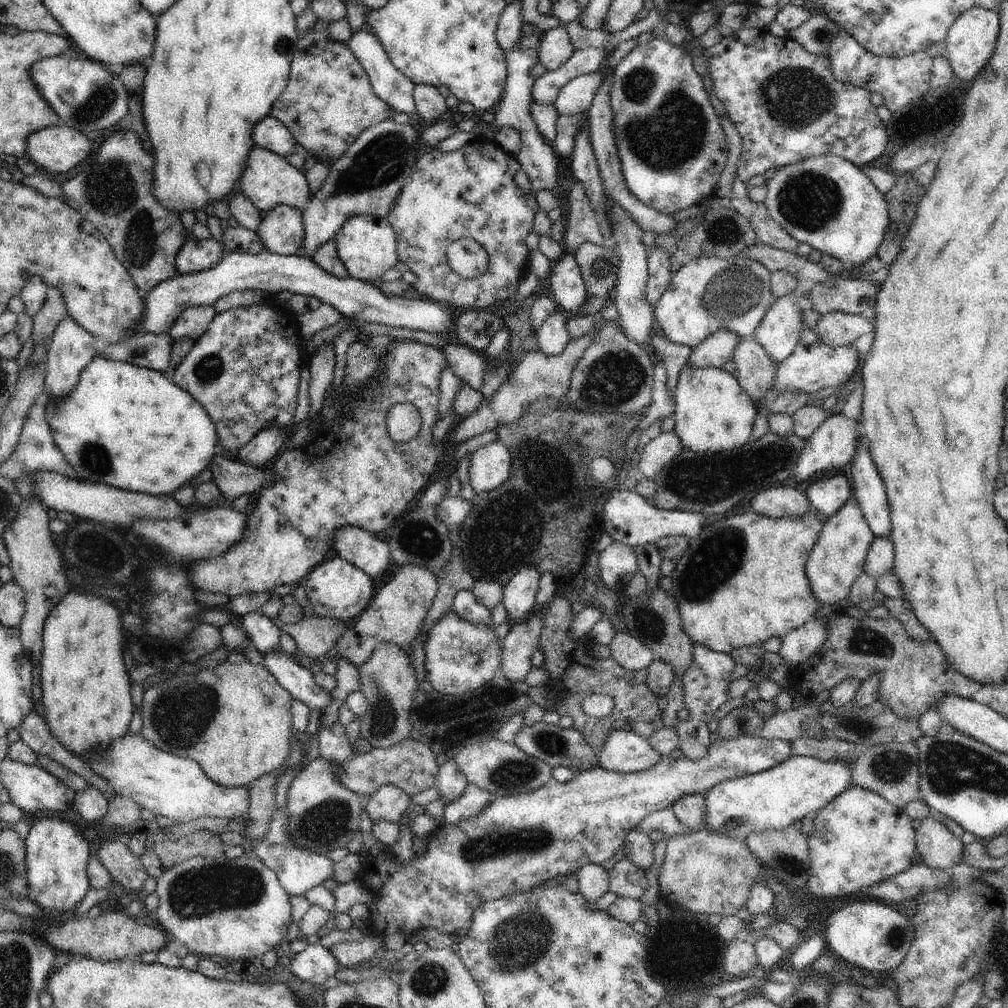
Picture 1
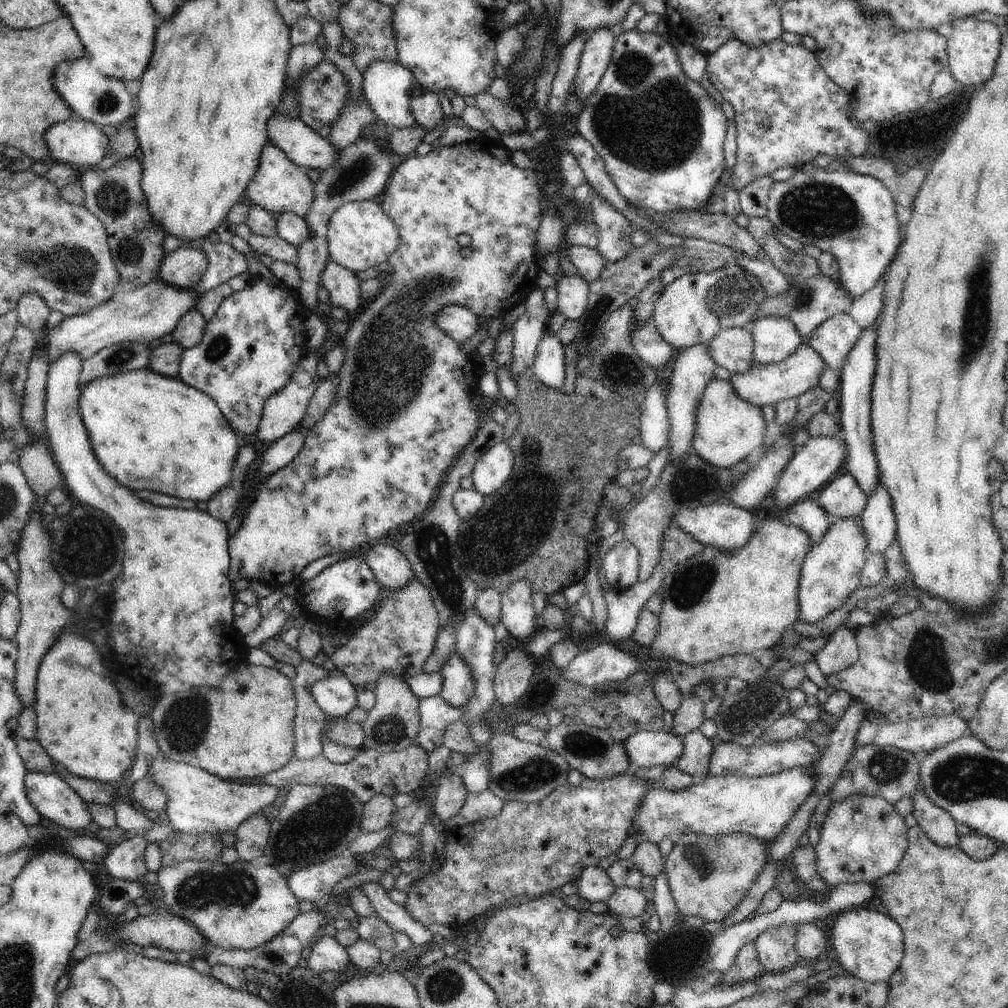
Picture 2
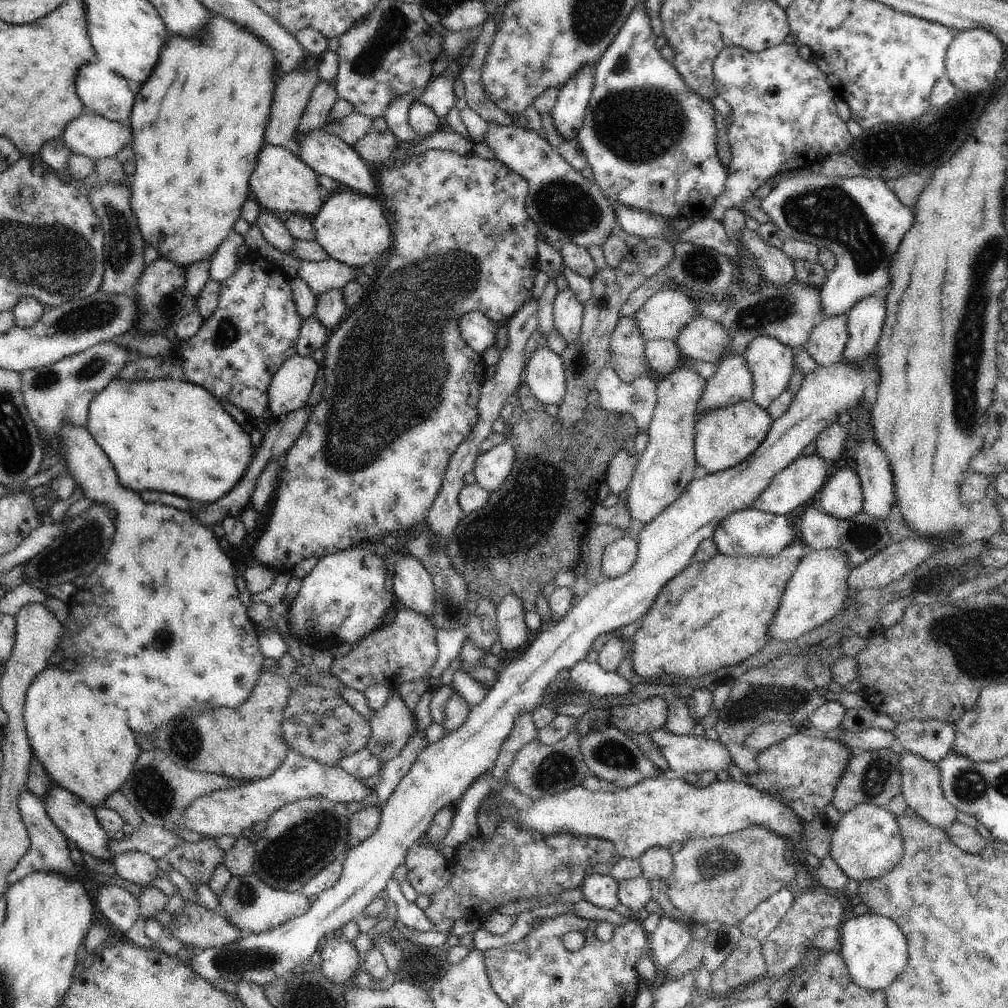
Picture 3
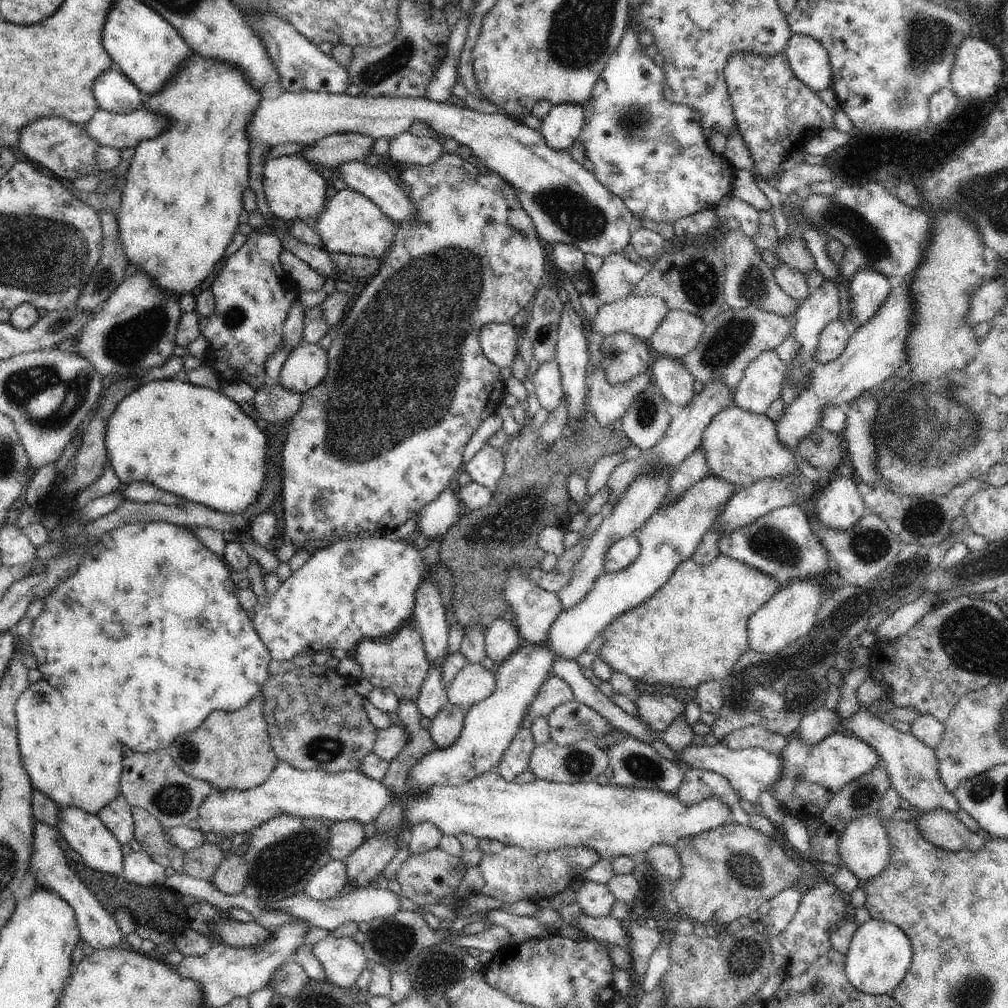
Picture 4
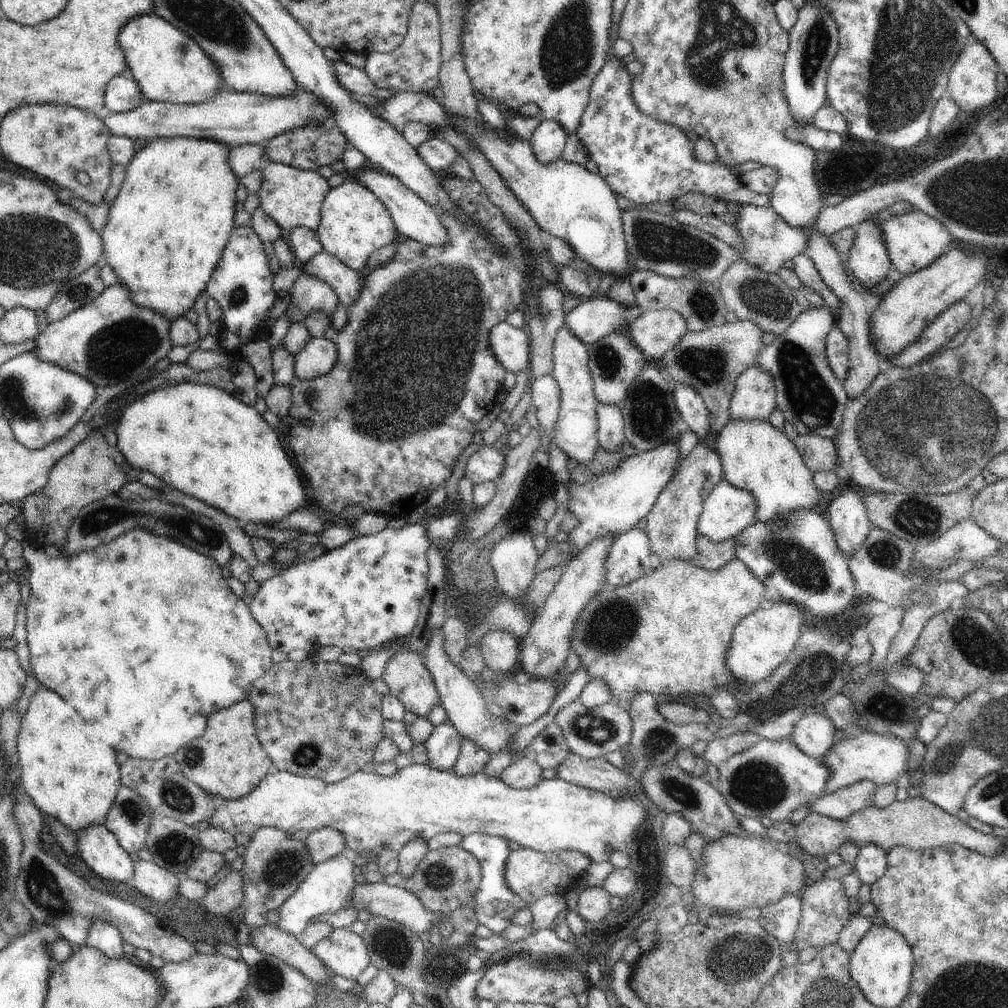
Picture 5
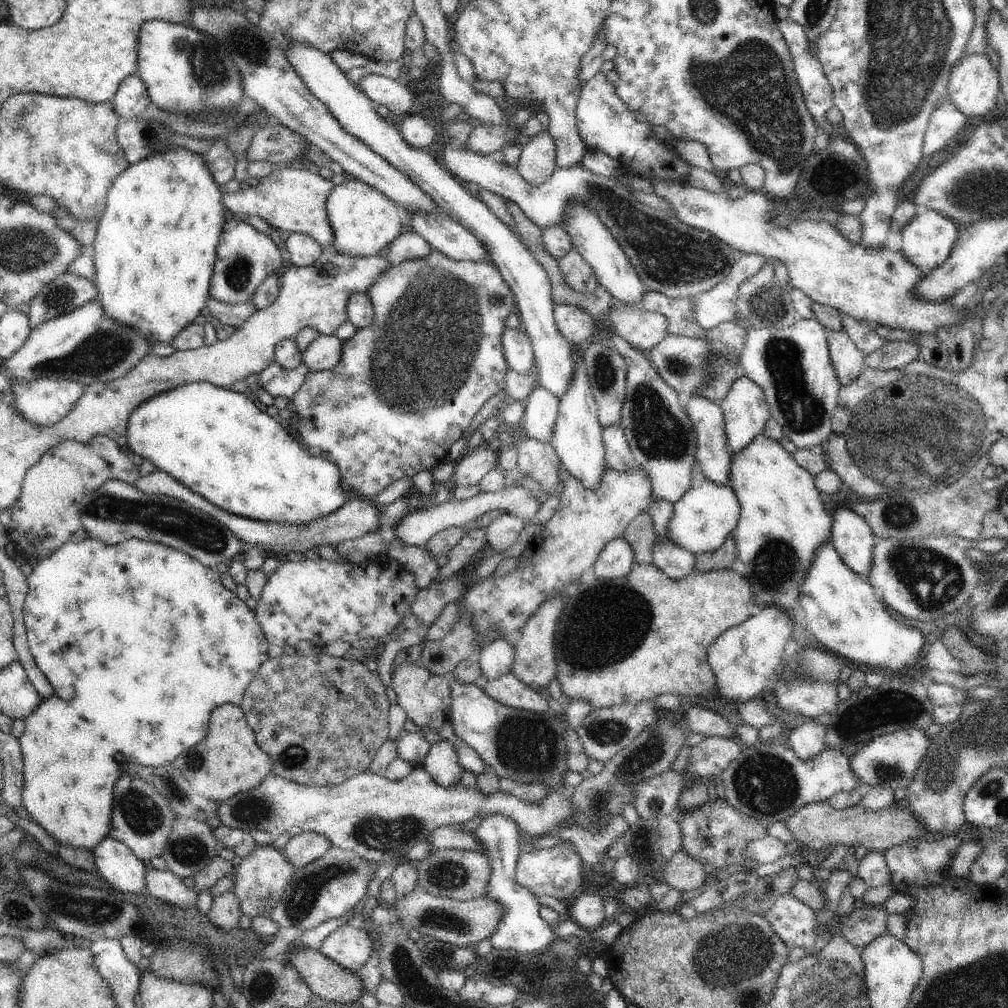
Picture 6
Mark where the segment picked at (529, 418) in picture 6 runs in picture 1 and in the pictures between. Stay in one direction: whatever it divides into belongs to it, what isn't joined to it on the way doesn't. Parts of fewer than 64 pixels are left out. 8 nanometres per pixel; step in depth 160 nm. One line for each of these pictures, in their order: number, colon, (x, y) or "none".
1: (552, 337)
2: (549, 364)
3: (545, 373)
4: (547, 379)
5: (544, 393)

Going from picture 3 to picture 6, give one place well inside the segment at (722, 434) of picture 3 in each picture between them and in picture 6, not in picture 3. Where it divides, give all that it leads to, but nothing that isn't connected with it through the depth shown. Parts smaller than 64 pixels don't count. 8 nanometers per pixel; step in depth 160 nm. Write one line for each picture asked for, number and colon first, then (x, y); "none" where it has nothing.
4: (740, 446)
5: (755, 455)
6: (783, 521)

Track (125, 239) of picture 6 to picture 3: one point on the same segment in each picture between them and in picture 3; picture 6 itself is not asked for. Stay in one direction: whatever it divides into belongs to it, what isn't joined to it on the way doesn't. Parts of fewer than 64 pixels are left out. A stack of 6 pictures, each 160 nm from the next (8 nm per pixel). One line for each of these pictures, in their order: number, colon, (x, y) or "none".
3: (199, 121)
4: (182, 203)
5: (166, 230)

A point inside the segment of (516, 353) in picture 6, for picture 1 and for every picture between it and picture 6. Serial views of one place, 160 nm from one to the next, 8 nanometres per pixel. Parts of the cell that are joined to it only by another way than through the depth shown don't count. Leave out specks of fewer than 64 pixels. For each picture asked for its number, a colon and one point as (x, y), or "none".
1: (365, 302)
2: (458, 322)
3: (478, 331)
4: (498, 341)
5: (510, 345)

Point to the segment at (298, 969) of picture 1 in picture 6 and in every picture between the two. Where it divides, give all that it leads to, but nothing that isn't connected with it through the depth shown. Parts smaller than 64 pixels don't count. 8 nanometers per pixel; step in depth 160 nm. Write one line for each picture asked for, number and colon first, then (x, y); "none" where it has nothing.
2: (326, 954)
3: (340, 960)
4: (343, 959)
5: (343, 952)
6: (350, 947)

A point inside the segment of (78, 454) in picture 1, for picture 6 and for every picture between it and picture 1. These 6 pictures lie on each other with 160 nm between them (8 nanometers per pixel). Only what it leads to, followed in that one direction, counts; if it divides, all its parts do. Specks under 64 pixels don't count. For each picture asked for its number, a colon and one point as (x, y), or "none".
2: (148, 430)
3: (173, 436)
4: (192, 441)
5: (201, 440)
6: (220, 444)

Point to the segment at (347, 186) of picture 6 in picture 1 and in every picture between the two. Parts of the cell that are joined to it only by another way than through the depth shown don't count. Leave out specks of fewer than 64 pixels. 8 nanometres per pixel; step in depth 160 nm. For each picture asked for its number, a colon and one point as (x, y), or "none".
1: (367, 245)
2: (360, 236)
3: (352, 228)
4: (351, 223)
5: (354, 223)

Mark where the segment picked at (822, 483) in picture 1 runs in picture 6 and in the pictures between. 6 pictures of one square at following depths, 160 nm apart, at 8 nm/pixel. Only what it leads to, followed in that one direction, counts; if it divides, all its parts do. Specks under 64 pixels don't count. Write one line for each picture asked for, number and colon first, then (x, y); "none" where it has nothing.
2: (841, 498)
3: (841, 496)
4: (840, 505)
5: (847, 514)
6: (852, 537)

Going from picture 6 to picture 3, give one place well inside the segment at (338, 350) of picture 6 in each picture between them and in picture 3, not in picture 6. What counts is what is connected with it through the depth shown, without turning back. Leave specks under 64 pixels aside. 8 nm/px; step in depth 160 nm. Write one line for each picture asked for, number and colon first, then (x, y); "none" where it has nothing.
3: (289, 390)
4: (305, 367)
5: (318, 357)

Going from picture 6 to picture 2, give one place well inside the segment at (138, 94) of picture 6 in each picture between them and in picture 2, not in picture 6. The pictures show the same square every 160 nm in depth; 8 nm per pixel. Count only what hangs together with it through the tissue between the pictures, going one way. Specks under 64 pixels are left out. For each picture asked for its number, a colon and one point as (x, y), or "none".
2: (90, 95)
3: (103, 92)
4: (113, 92)
5: (122, 95)

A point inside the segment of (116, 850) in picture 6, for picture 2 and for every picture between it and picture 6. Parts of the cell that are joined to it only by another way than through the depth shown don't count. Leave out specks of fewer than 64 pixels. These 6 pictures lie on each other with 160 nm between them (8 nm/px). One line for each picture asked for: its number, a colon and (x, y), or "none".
2: (48, 792)
3: (78, 820)
4: (84, 832)
5: (96, 845)

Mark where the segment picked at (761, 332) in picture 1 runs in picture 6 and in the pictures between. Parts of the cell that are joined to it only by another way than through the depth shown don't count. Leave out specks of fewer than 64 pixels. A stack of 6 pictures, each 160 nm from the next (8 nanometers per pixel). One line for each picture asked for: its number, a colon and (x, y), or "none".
2: (775, 337)
3: (771, 361)
4: (760, 385)
5: (754, 397)
6: (745, 409)

